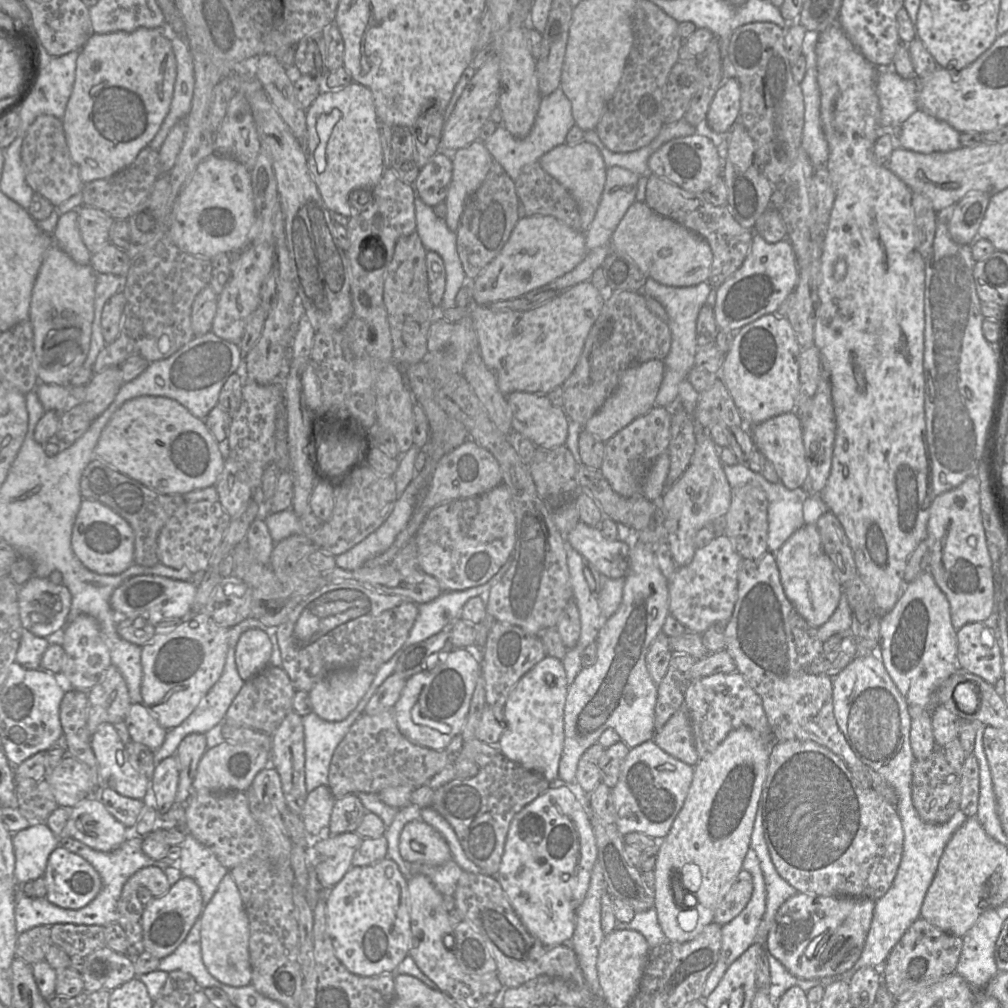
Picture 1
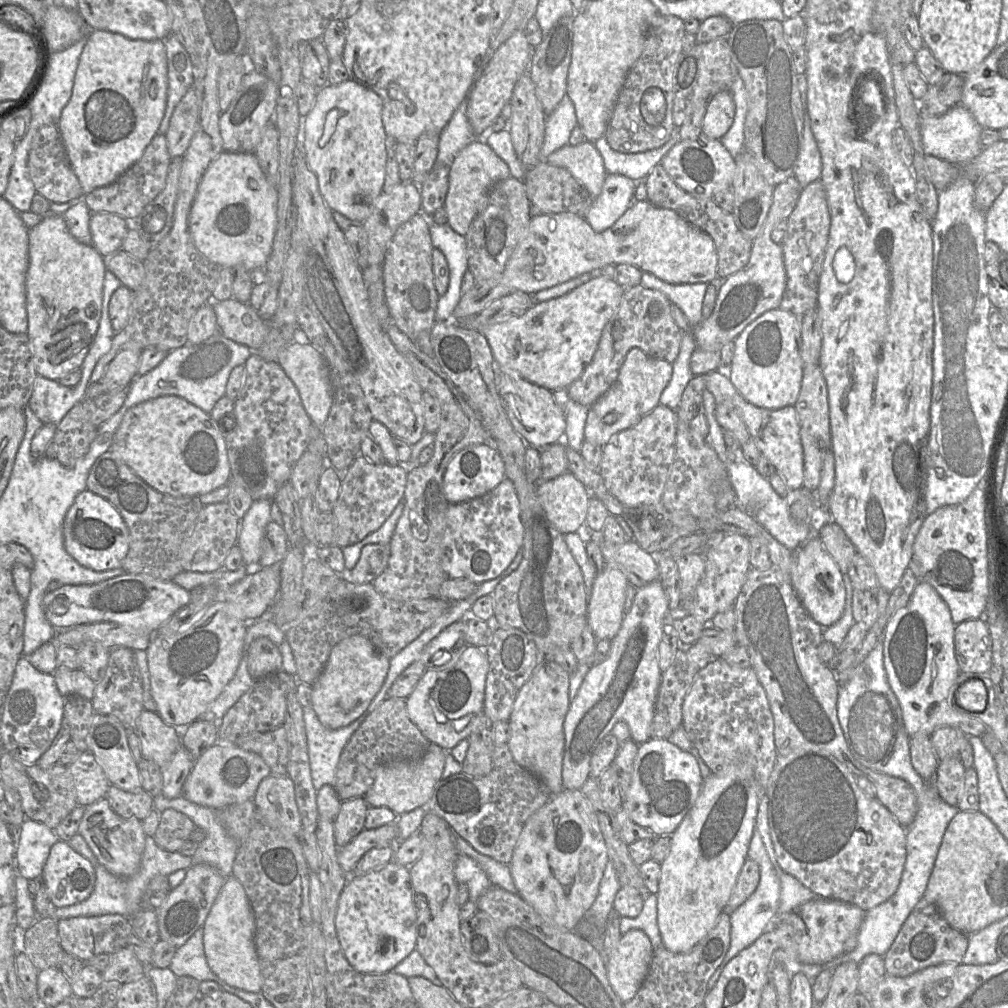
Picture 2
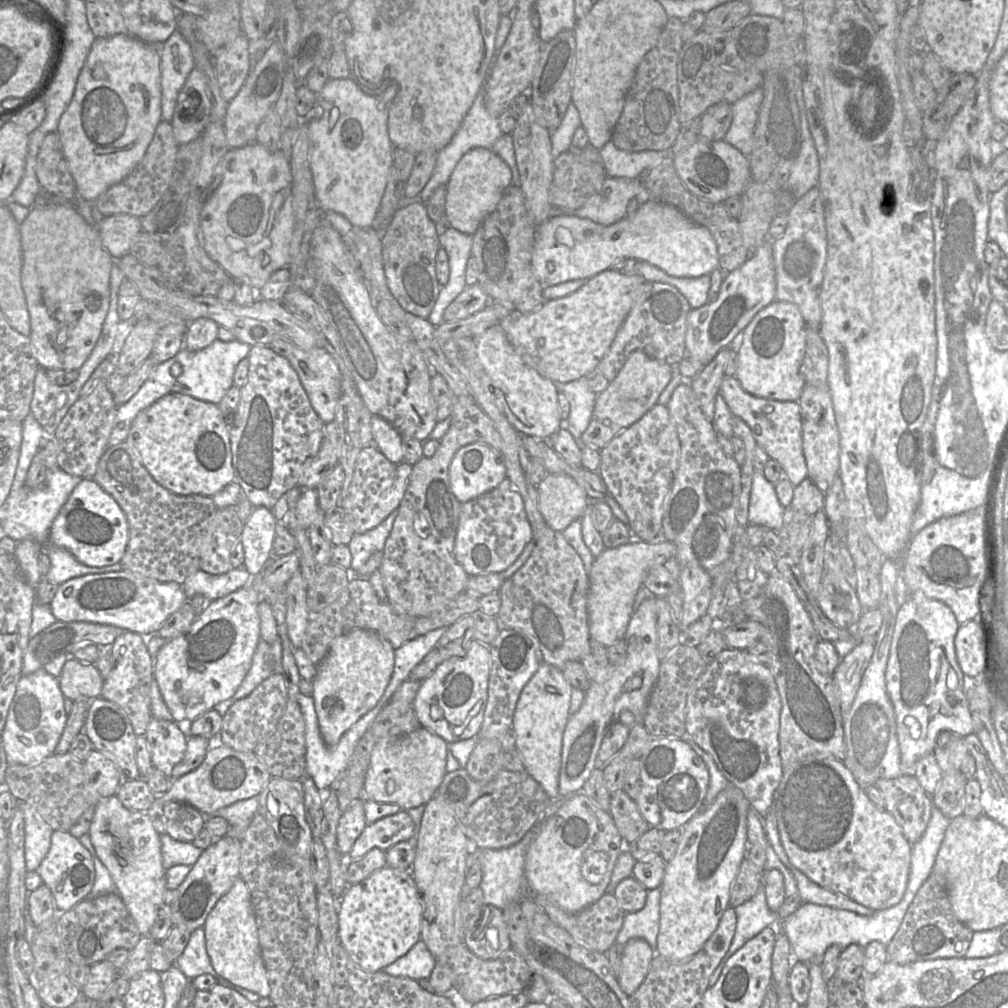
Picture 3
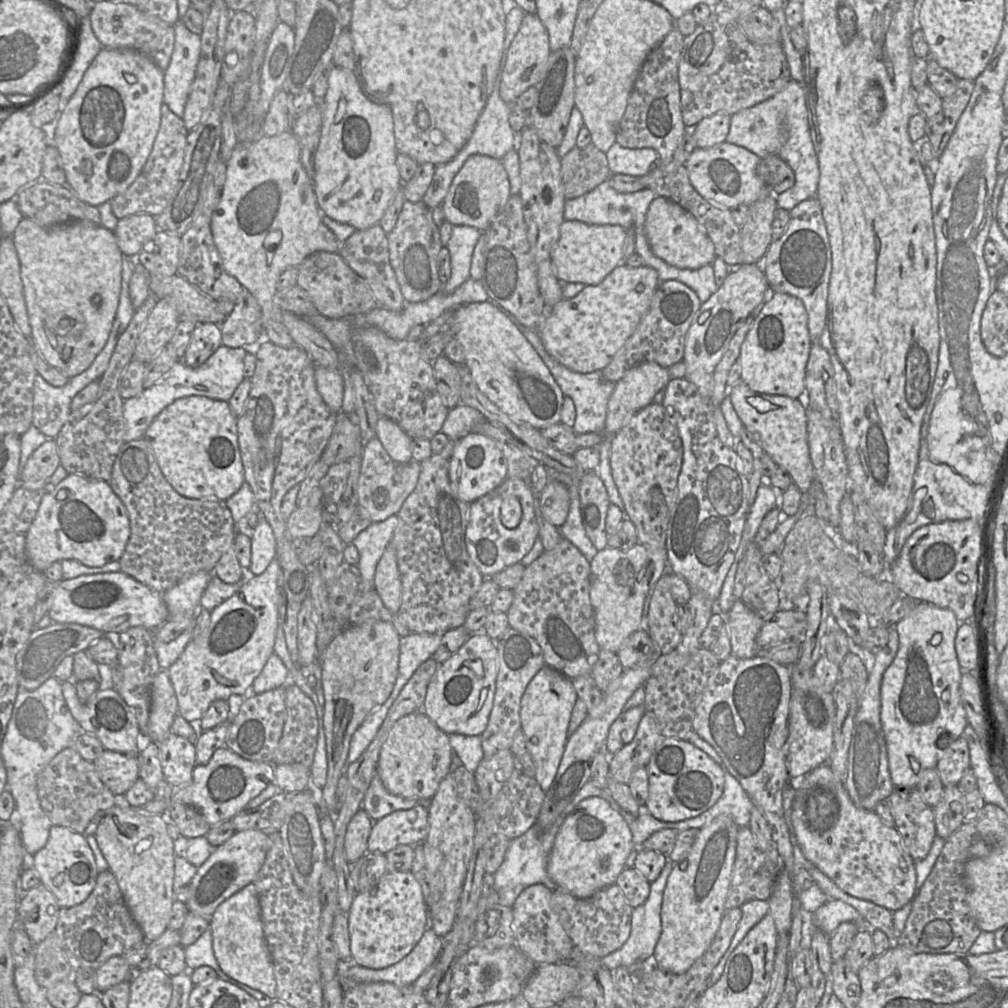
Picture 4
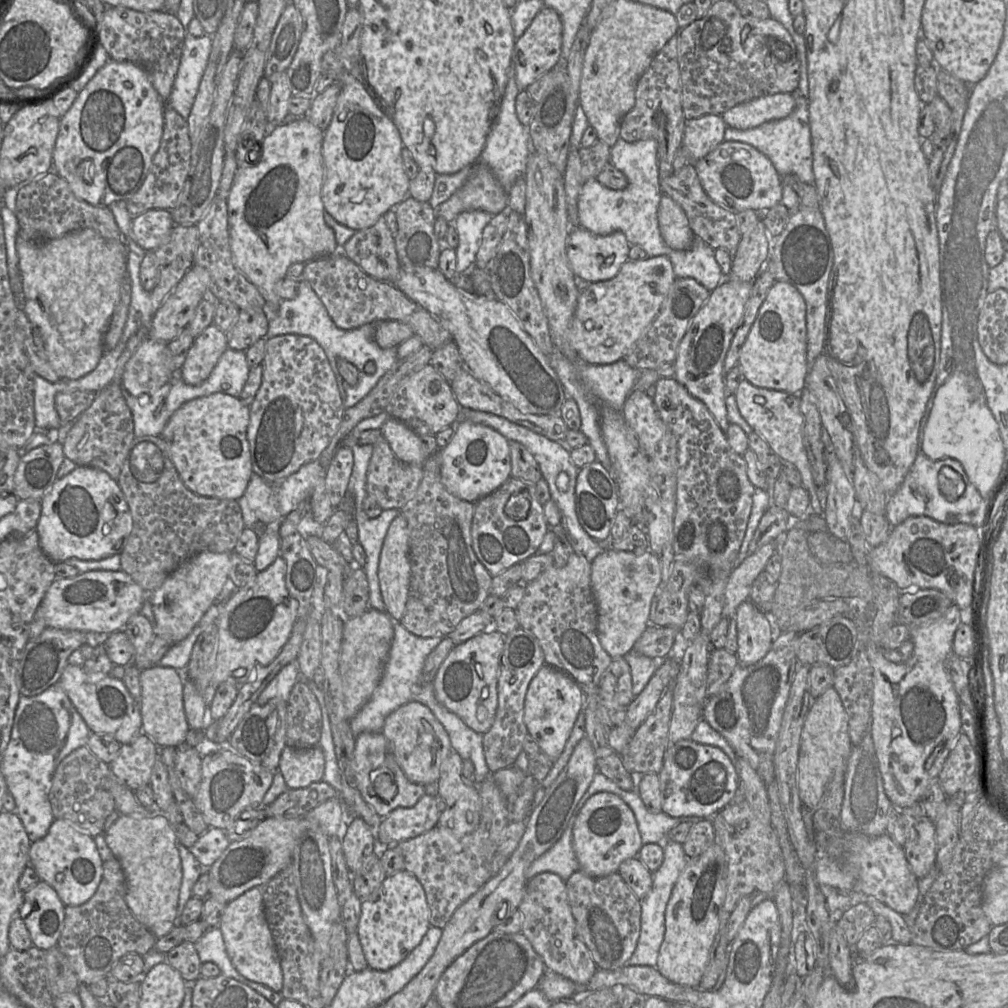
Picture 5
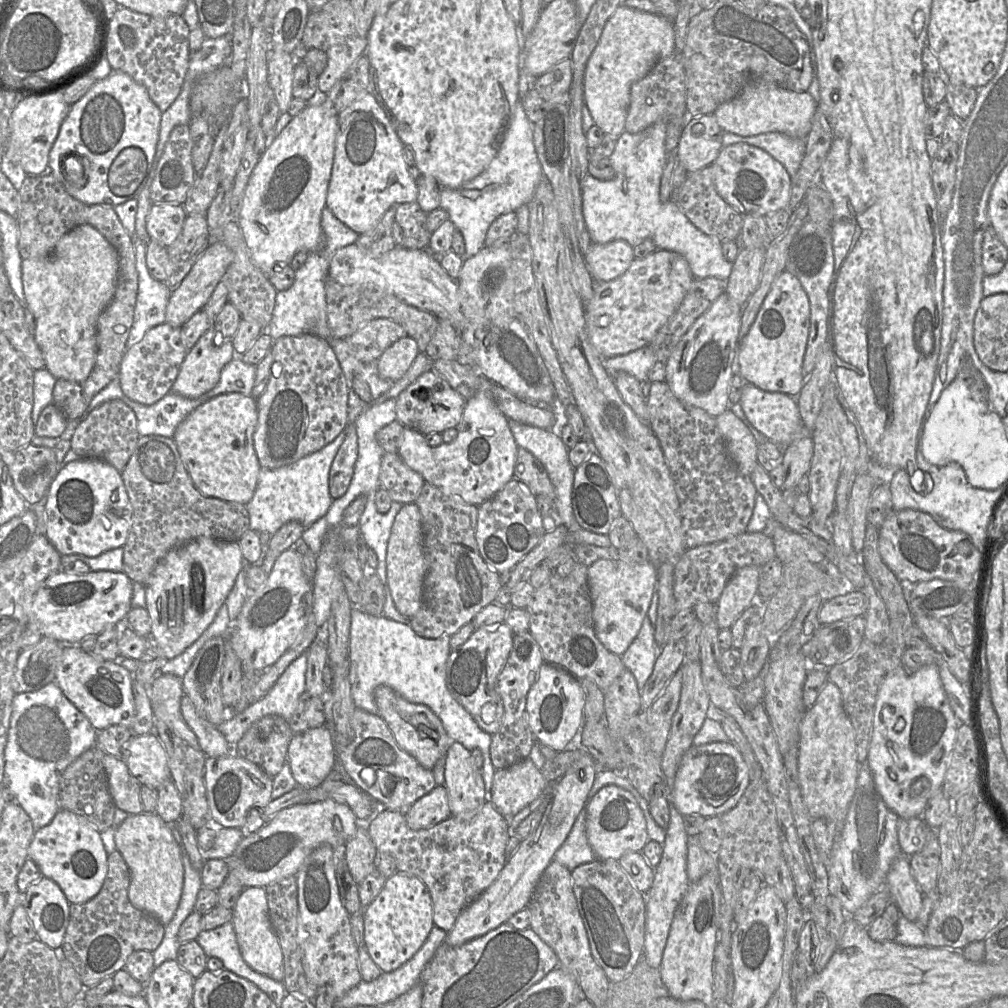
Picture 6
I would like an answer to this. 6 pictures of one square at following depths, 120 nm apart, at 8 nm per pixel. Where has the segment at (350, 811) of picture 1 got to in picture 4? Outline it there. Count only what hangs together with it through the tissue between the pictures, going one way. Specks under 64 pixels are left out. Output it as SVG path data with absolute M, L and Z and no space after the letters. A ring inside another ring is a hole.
M362 806L351 818L344 838L344 851L349 864L354 863L368 852L372 820Z

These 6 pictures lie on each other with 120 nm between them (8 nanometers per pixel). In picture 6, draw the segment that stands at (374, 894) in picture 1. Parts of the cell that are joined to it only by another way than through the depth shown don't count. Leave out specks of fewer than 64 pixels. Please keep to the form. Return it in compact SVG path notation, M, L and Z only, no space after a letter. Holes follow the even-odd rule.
M396 872L387 878L377 897L363 910L365 948L382 972L391 972L407 962L428 938L433 923L433 904L425 883L417 876Z

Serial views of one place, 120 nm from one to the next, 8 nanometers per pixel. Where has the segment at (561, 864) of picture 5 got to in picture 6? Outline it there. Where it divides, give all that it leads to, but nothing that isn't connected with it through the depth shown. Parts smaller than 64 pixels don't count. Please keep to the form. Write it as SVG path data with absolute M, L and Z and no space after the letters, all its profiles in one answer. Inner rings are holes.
M591 796L576 818L576 821L564 843L556 851L553 860L559 862L571 872L579 865L597 859L586 834L587 809L594 796Z

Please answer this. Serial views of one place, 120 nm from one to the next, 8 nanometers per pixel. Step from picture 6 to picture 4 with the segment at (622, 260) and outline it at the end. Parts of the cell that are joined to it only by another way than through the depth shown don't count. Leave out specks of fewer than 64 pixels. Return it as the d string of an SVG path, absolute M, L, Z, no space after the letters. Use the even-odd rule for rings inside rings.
M564 220L560 237L551 253L553 269L563 283L597 285L610 274L622 258L626 230L620 225L591 225L577 220Z

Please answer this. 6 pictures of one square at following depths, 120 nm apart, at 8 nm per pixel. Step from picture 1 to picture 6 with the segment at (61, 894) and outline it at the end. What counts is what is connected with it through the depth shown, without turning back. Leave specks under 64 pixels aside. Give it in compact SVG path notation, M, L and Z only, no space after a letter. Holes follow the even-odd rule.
M63 809L32 838L28 858L35 862L43 877L58 884L70 904L85 903L102 888L108 869L108 854L100 833L84 817Z

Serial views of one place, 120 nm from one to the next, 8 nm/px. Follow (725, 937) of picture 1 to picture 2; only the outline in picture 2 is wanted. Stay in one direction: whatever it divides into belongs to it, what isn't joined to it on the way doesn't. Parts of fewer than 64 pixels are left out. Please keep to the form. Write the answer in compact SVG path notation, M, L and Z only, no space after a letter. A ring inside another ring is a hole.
M755 826L749 844L748 858L755 861L760 869L759 884L754 893L730 915L731 941L729 949L716 971L710 977L707 985L708 991L714 987L726 964L740 951L753 944L764 932L764 928L777 913L780 900L780 881L769 859L758 829Z

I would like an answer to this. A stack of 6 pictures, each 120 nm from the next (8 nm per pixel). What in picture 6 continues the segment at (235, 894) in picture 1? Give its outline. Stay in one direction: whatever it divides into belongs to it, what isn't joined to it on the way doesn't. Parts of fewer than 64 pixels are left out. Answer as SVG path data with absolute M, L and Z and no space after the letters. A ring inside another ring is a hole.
M263 887L244 888L232 909L231 920L243 960L256 972L276 981L284 979L284 962L278 938L273 931Z

